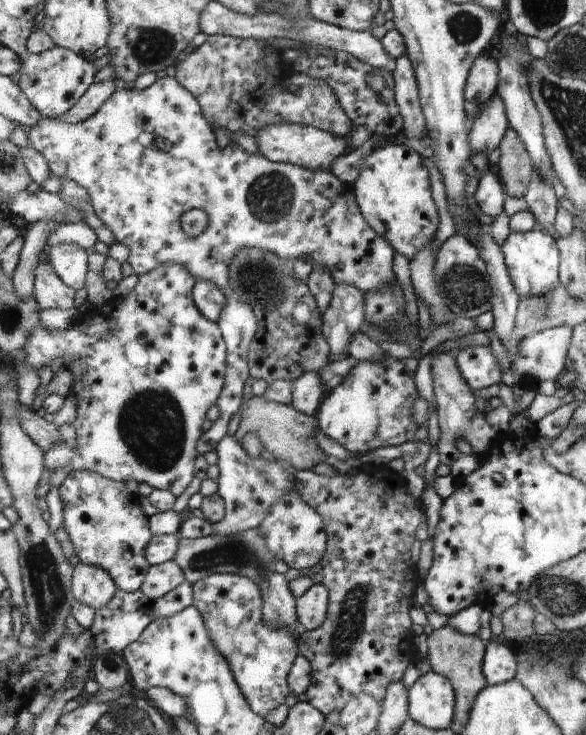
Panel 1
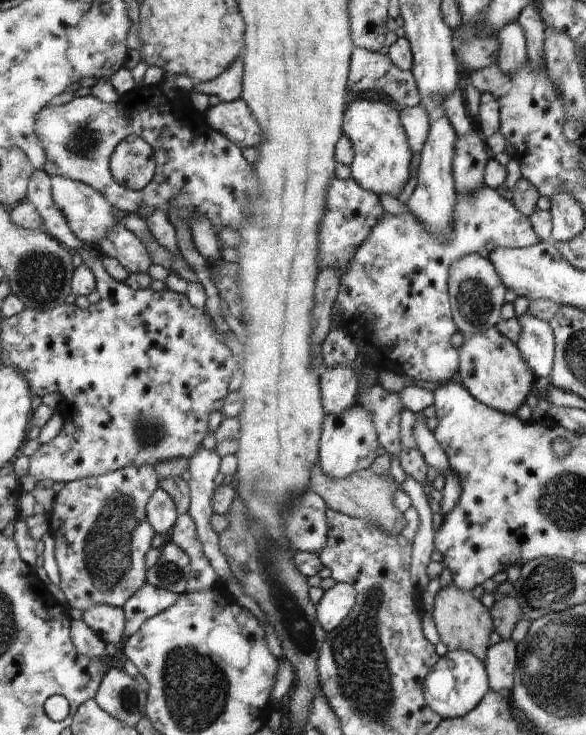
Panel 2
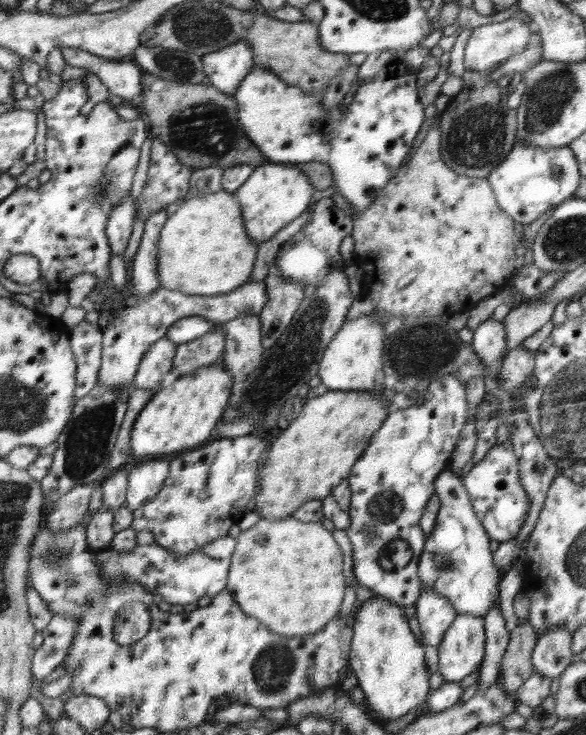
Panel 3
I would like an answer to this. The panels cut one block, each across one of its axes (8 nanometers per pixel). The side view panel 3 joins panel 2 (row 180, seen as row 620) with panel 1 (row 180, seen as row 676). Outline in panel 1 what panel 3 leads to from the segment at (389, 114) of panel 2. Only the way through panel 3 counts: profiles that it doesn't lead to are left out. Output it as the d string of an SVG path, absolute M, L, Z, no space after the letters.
M382 142L364 159L360 176L354 184L355 199L363 217L382 238L391 243L391 247L412 260L419 254L426 244L432 240L436 228L438 228L438 212L432 202L430 194L430 180L428 180L428 170L422 166L420 156L414 150L407 148L403 144L390 144Z

